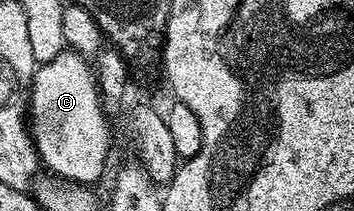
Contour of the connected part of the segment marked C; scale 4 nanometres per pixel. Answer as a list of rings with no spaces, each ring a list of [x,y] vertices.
[[[63,50],[52,62],[37,67],[30,88],[28,124],[38,157],[49,171],[78,183],[94,184],[108,158],[110,132],[87,64],[79,53]]]

